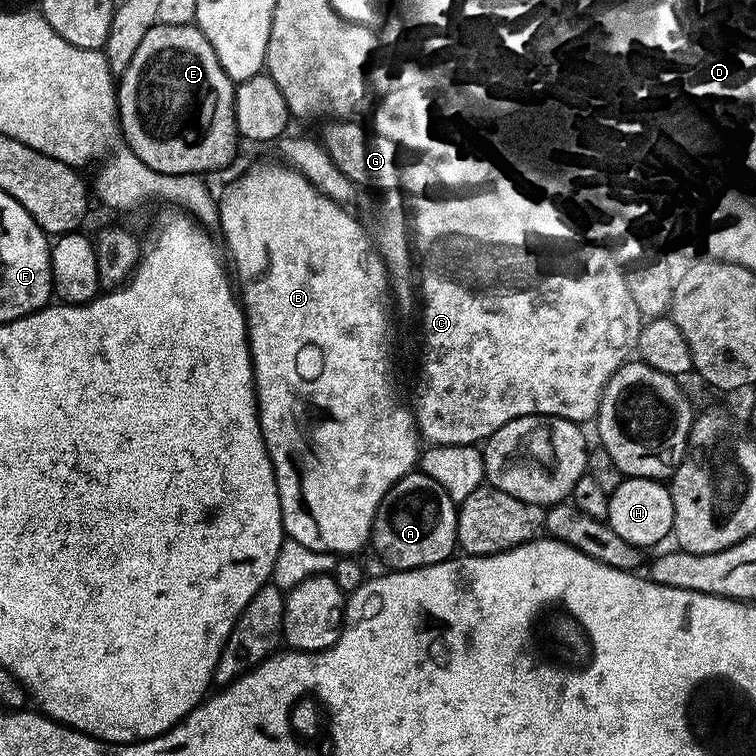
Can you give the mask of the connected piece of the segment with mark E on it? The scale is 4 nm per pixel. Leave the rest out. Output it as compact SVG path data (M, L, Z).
M156 23L146 30L146 38L138 45L130 66L118 77L116 106L120 131L124 140L150 166L150 170L177 176L178 174L209 174L224 168L236 152L236 119L234 118L234 82L222 70L214 48L195 23L186 26L166 26Z

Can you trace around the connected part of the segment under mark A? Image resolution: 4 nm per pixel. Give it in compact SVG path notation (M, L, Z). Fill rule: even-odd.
M413 470L398 482L394 482L394 486L390 486L390 490L377 506L376 517L372 523L371 551L376 551L388 563L387 567L392 570L421 568L449 559L458 548L456 543L457 511L457 501L452 500L450 494L446 494L446 490L442 490L442 486L434 482L434 478L430 478L422 471Z

